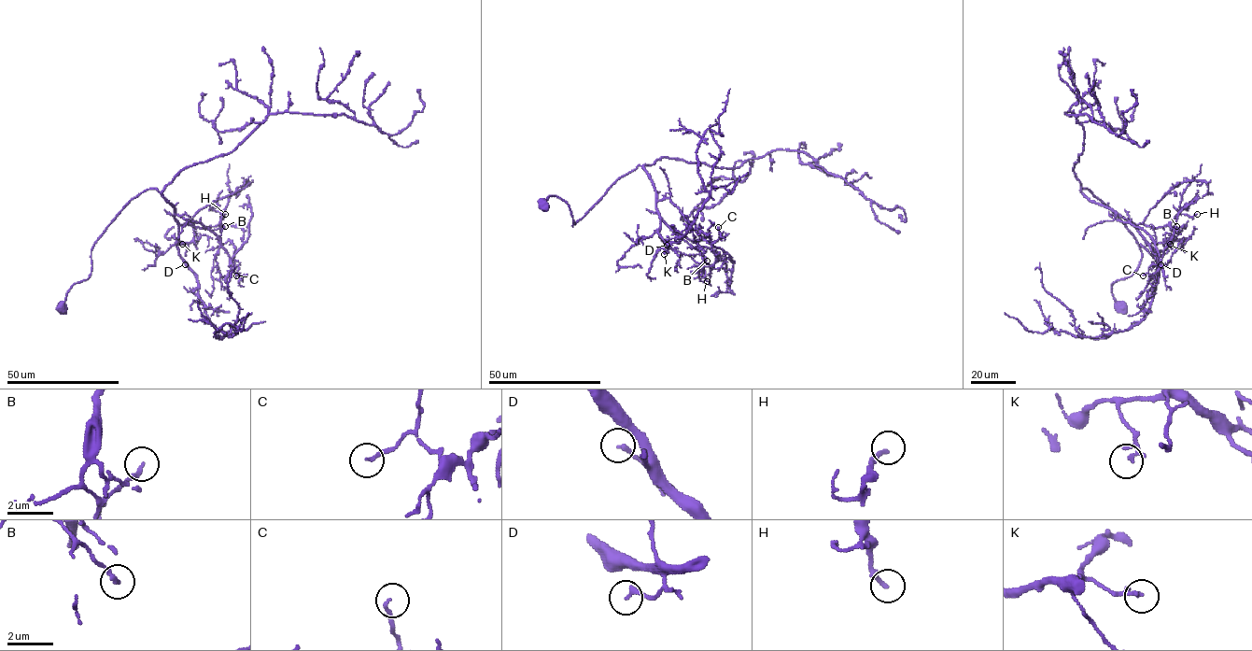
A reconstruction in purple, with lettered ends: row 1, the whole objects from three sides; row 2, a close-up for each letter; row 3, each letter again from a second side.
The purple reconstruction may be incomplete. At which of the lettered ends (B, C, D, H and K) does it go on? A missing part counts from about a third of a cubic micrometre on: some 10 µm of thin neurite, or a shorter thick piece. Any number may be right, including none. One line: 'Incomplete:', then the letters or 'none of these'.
Incomplete: none of these

